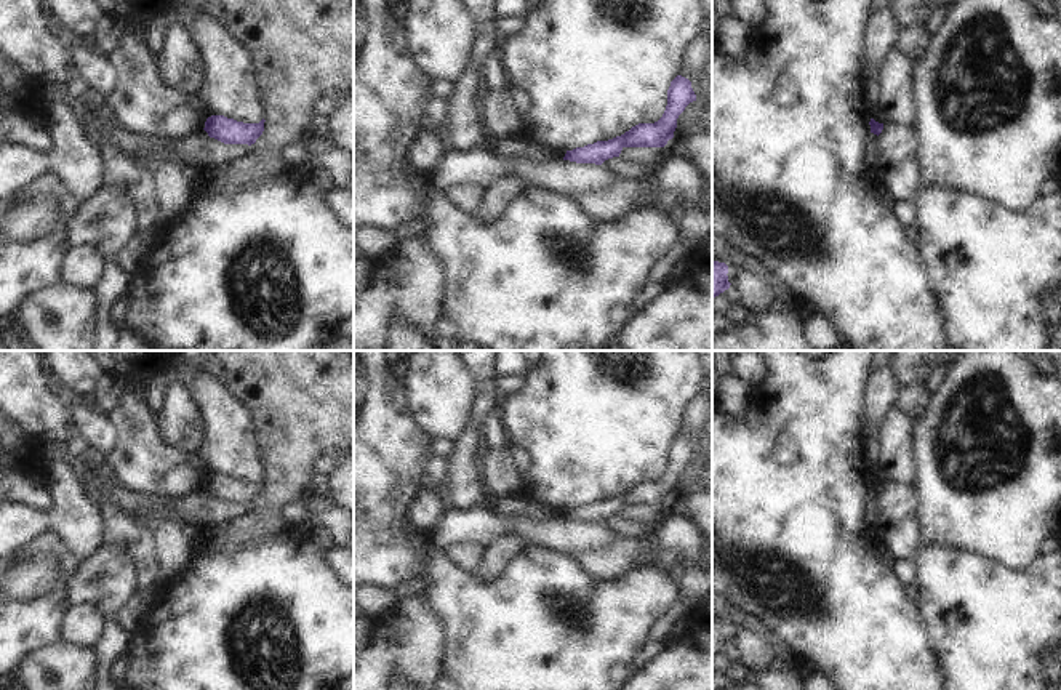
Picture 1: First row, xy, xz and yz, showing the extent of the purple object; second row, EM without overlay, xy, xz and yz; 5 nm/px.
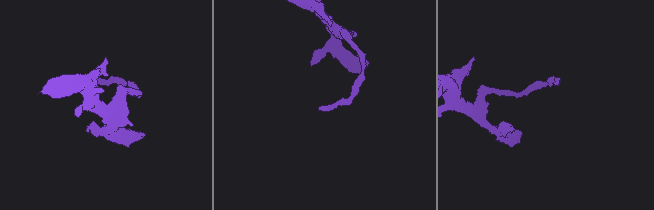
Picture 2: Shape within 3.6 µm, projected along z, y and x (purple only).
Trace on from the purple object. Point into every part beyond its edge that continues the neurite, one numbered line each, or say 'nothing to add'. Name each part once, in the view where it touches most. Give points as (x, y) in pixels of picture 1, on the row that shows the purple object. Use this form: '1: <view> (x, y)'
nothing to add

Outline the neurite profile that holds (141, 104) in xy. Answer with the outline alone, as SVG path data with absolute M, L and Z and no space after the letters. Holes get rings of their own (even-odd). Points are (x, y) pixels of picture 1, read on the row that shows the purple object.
M125 32L106 58L117 72L117 85L104 99L98 99L98 104L117 126L147 139L179 139L205 128L206 115L197 99L170 90L160 80L144 37Z

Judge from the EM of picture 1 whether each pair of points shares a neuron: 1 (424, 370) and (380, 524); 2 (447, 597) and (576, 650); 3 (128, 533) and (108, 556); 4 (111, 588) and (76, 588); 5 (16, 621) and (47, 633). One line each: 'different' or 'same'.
1: different
2: same
3: different
4: same
5: same

